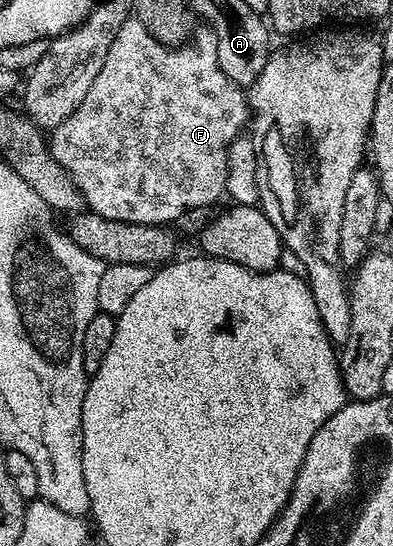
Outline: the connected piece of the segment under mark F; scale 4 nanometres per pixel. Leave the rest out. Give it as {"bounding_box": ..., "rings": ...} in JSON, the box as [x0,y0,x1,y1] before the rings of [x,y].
{"bounding_box":[49,16,249,226],"rings":[[[132,16],[125,20],[113,40],[112,47],[97,75],[97,80],[85,95],[80,106],[59,127],[53,130],[49,138],[51,155],[71,174],[73,184],[83,193],[86,209],[93,214],[100,214],[105,220],[117,220],[129,224],[149,224],[150,226],[166,226],[202,205],[215,206],[218,198],[224,197],[227,189],[227,150],[235,139],[244,133],[249,122],[249,98],[244,87],[238,86],[225,72],[221,72],[221,64],[217,60],[217,36],[210,25],[203,24],[191,34],[190,39],[179,46],[166,46],[159,43],[145,30],[145,26]]]}

